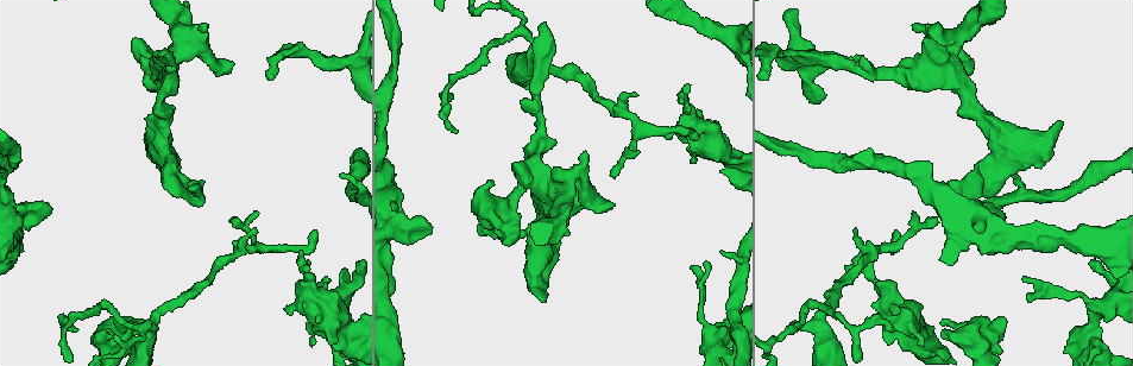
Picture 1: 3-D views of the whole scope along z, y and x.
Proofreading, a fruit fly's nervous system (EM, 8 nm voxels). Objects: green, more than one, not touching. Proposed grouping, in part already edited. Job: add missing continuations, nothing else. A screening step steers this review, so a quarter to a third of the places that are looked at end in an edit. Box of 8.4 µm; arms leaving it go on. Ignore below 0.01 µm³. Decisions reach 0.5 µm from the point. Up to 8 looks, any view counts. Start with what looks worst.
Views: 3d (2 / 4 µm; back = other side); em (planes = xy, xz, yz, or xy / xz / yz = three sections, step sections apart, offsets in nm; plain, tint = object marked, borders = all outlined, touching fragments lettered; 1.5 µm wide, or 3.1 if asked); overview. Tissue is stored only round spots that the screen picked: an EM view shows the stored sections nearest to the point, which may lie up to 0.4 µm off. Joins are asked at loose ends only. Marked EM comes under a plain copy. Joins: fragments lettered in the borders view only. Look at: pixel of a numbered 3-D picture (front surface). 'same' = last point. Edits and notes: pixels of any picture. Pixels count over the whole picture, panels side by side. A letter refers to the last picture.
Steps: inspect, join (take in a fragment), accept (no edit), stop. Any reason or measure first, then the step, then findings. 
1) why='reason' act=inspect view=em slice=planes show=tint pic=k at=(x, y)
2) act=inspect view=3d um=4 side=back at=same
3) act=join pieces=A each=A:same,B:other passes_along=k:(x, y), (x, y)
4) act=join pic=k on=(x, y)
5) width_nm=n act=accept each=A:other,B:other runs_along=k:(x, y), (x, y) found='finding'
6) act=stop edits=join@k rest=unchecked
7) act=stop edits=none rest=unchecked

why='free end' act=inspect view=em slice=planes show=tint pic=1 at=(611, 207)

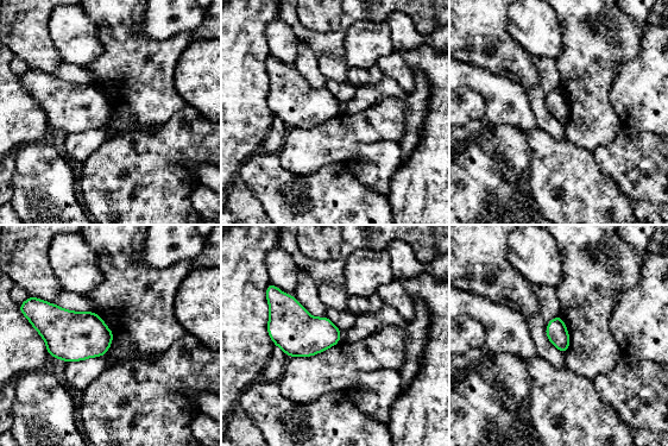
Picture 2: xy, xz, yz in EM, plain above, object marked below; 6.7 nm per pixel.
act=inspect view=em slice=planes show=borders at=same

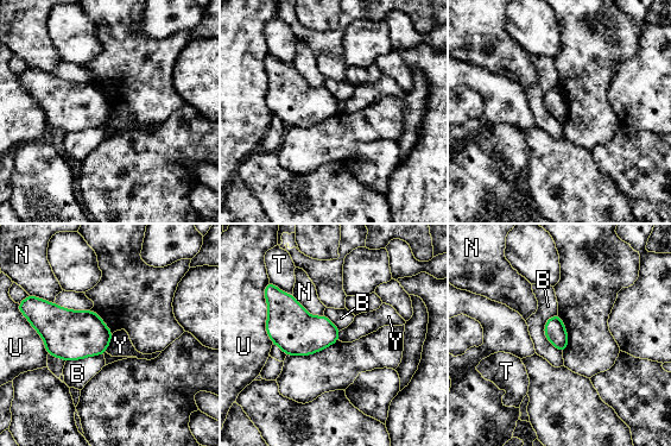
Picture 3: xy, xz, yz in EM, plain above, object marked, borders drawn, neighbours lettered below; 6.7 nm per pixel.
act=accept each=B:other,N:other,T:other,U:other,Y:other border=3:(113, 334), (105, 351) found='none of them fits'

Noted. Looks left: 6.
why='an open end' act=inspect view=em slice=planes show=borders pic=1 at=(315, 230)

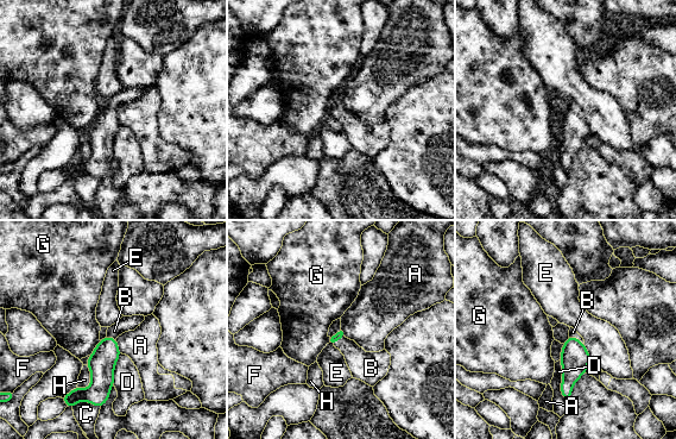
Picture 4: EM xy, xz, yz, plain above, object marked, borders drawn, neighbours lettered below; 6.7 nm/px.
act=join pieces=B each=A:other,B:same,C:other,D:other,E:other,F:other,G:other,H:other passes_along=4:(574, 358), (576, 339), (573, 332) found='the cell continues'

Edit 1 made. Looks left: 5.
why='branch stops here' act=inspect view=em slice=xy step=4 show=borders pic=1 at=(697, 267)

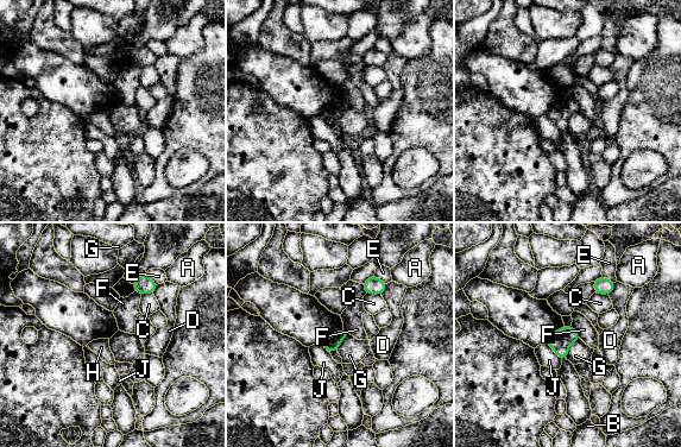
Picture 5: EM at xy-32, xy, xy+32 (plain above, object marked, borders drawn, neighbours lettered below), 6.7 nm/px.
longest_contact=G:170nm act=accept each=A:other,B:other,C:other,D:other,E:other,F:other,G:other,H:other,J:other border=5:(579, 338), (568, 347), (566, 358) found='none of them fits'

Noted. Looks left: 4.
act=stop edits=join@4 rest=unchecked

